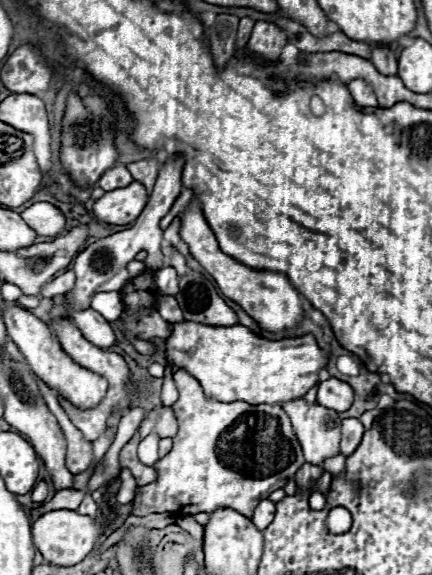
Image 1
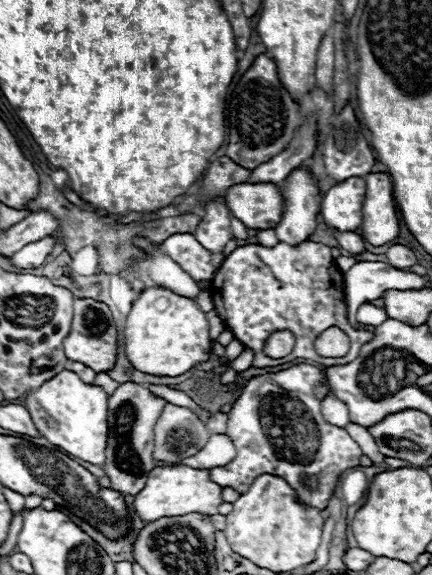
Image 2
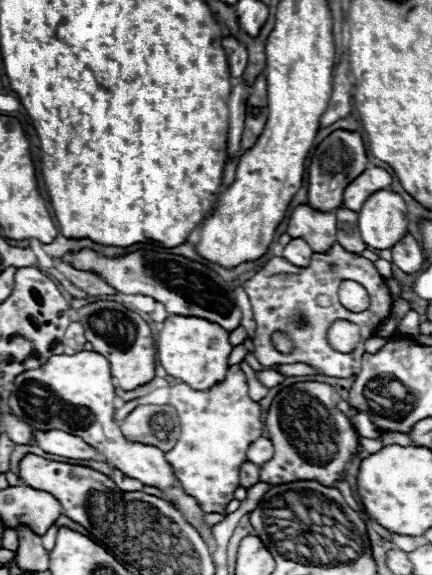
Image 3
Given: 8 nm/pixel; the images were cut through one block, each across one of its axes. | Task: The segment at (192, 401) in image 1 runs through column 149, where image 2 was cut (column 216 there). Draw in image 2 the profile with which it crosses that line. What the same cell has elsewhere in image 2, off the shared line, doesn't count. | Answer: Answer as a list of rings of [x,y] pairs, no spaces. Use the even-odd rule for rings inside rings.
[[[156,466],[148,474],[148,480],[142,492],[134,496],[134,512],[144,522],[152,522],[162,516],[182,516],[190,512],[208,514],[208,516],[218,514],[218,506],[224,502],[222,488],[210,480],[208,472],[210,470],[194,470],[190,466],[186,468],[184,466]]]

